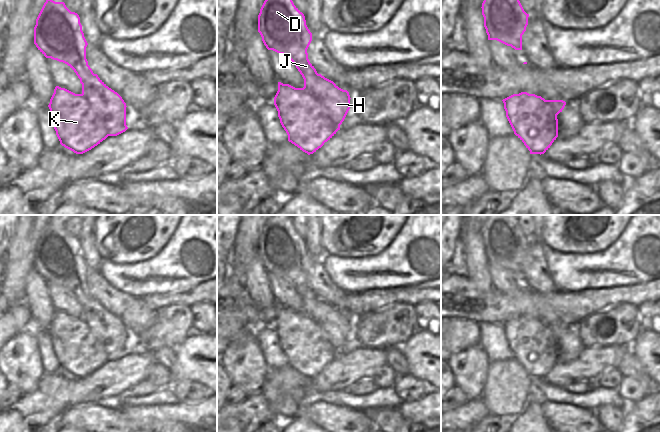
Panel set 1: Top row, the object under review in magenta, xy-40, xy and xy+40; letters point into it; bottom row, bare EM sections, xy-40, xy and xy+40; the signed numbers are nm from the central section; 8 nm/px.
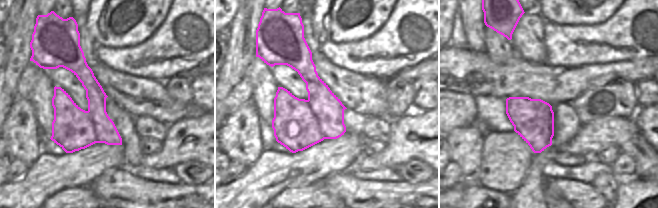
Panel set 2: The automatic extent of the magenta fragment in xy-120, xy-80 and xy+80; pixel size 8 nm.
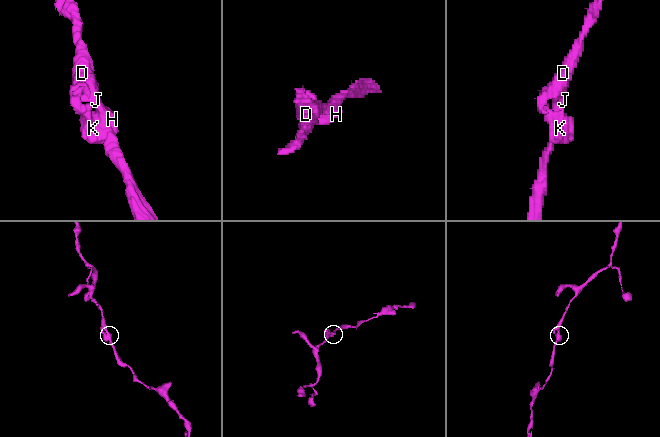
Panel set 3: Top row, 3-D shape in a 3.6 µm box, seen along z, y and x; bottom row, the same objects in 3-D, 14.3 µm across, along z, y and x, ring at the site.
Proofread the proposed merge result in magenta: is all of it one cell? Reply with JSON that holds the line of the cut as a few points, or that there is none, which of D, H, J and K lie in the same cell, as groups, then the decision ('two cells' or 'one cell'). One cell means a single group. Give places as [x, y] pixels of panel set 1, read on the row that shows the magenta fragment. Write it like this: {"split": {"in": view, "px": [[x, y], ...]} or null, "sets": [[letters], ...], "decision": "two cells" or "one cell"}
{"split": null, "sets": [["D", "H", "J", "K"]], "decision": "one cell"}

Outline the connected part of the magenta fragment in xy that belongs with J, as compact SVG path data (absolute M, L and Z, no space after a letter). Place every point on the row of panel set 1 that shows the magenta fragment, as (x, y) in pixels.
M265 0L258 15L258 32L266 48L289 58L304 79L303 88L278 82L274 105L288 141L308 155L313 154L340 130L350 109L349 92L318 74L310 63L307 49L312 41L312 33L306 25L304 14L292 0Z

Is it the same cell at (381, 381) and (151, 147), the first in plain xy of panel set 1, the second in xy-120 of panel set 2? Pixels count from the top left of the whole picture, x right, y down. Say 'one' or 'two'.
one

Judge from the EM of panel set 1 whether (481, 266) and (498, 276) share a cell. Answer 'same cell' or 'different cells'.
different cells

